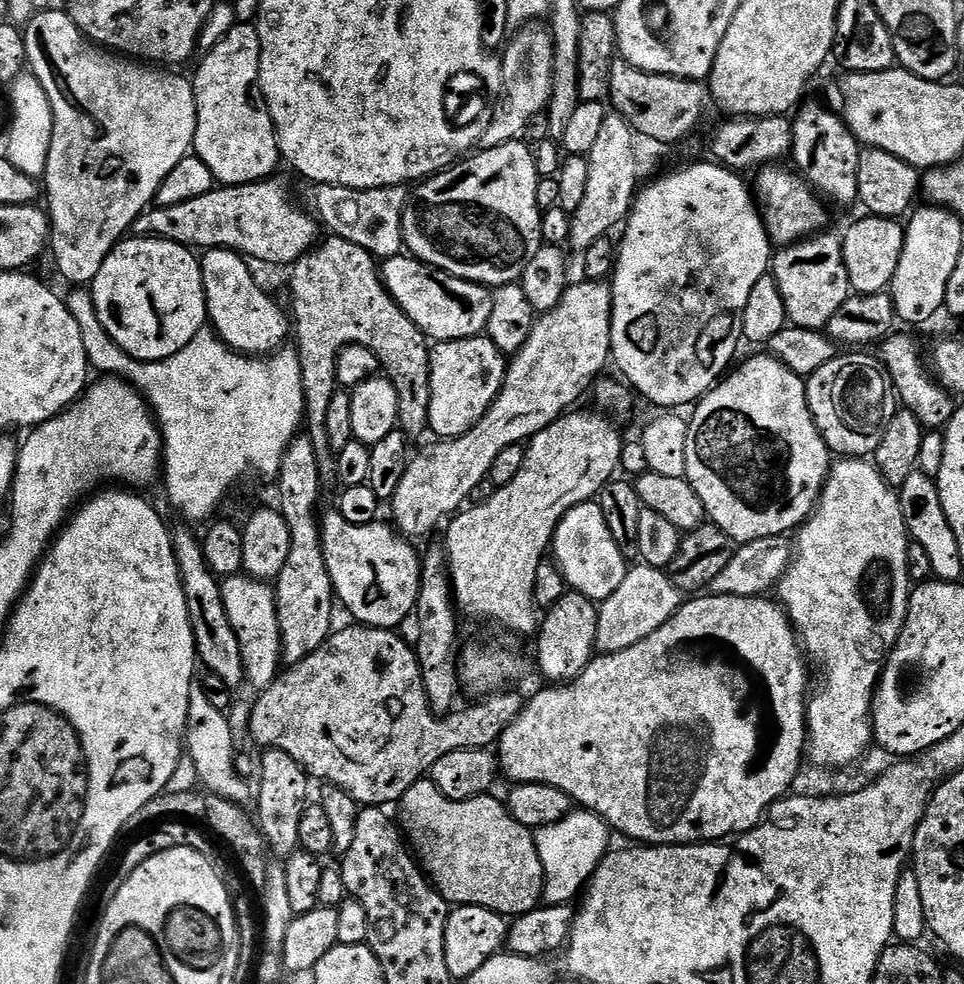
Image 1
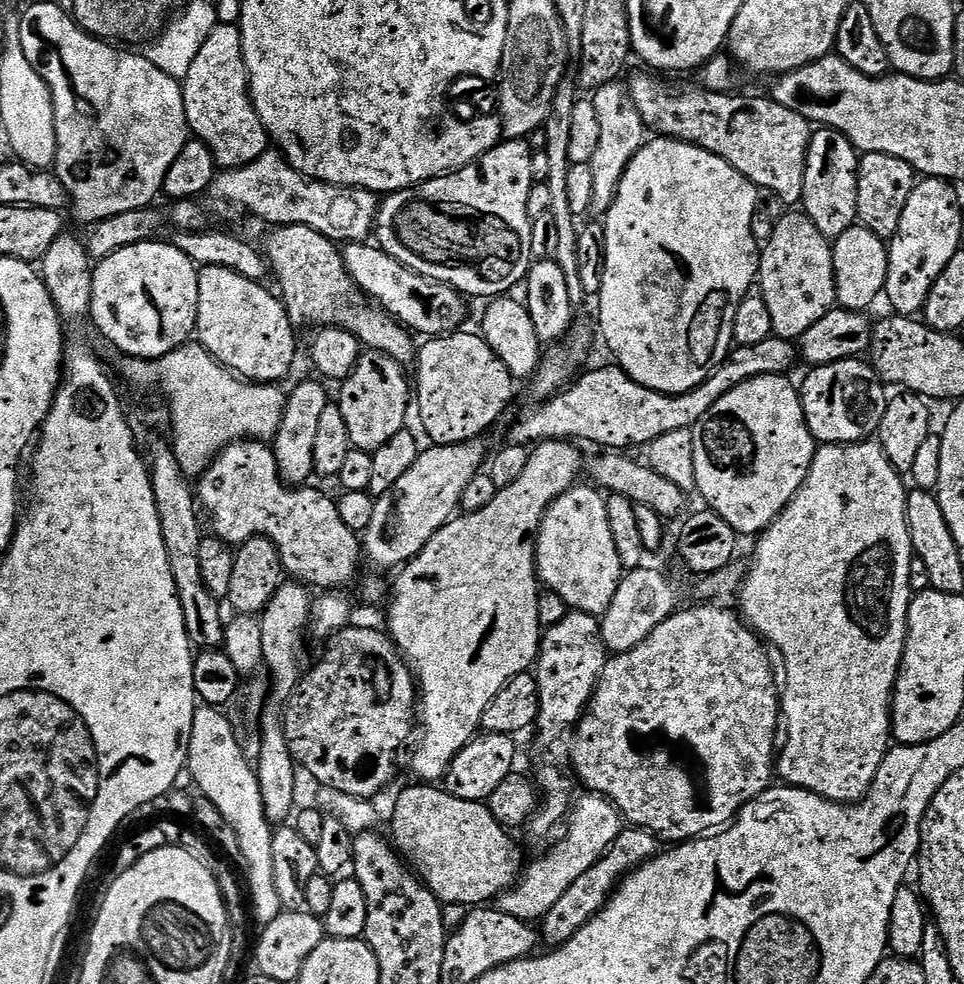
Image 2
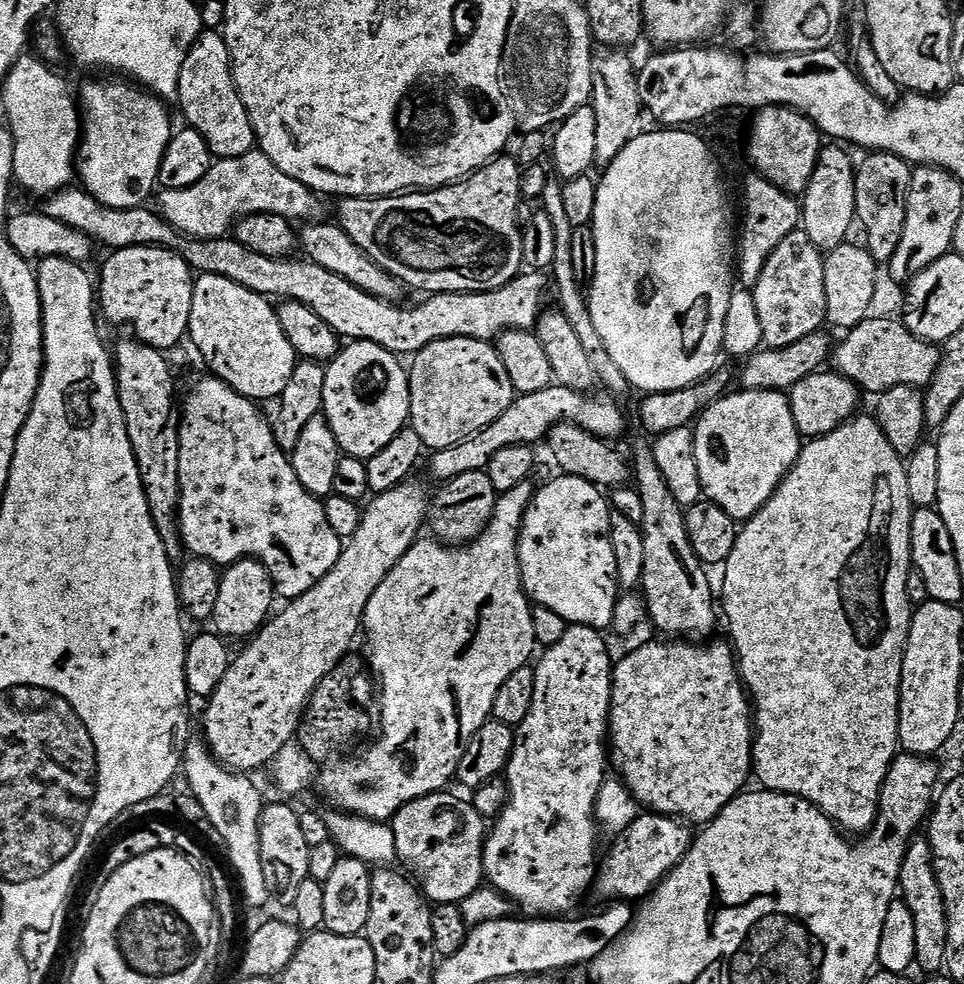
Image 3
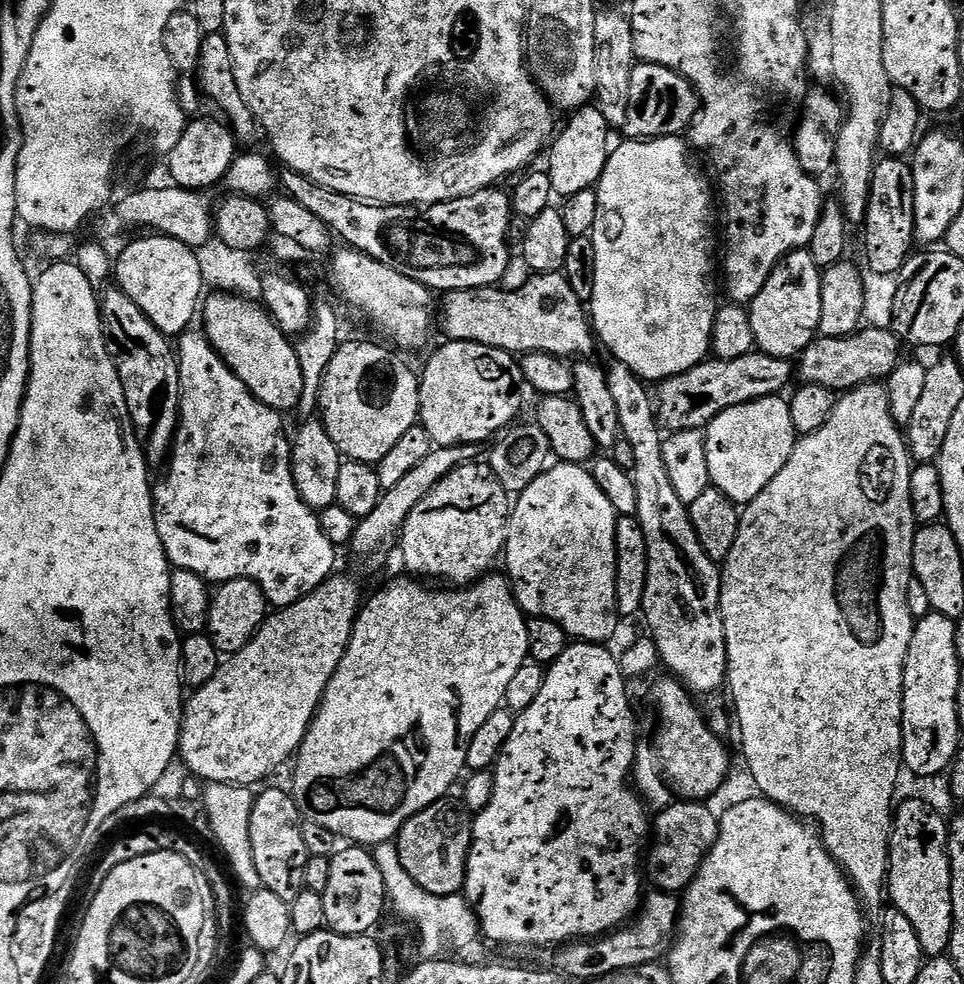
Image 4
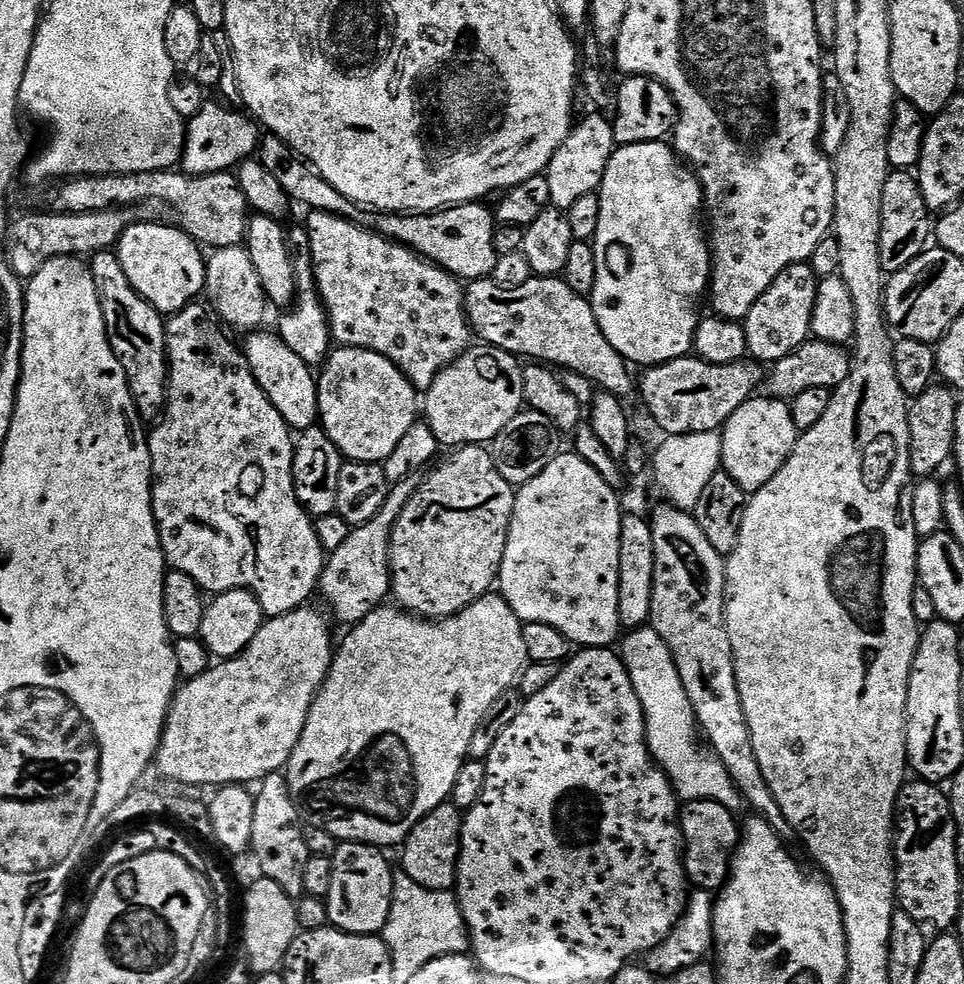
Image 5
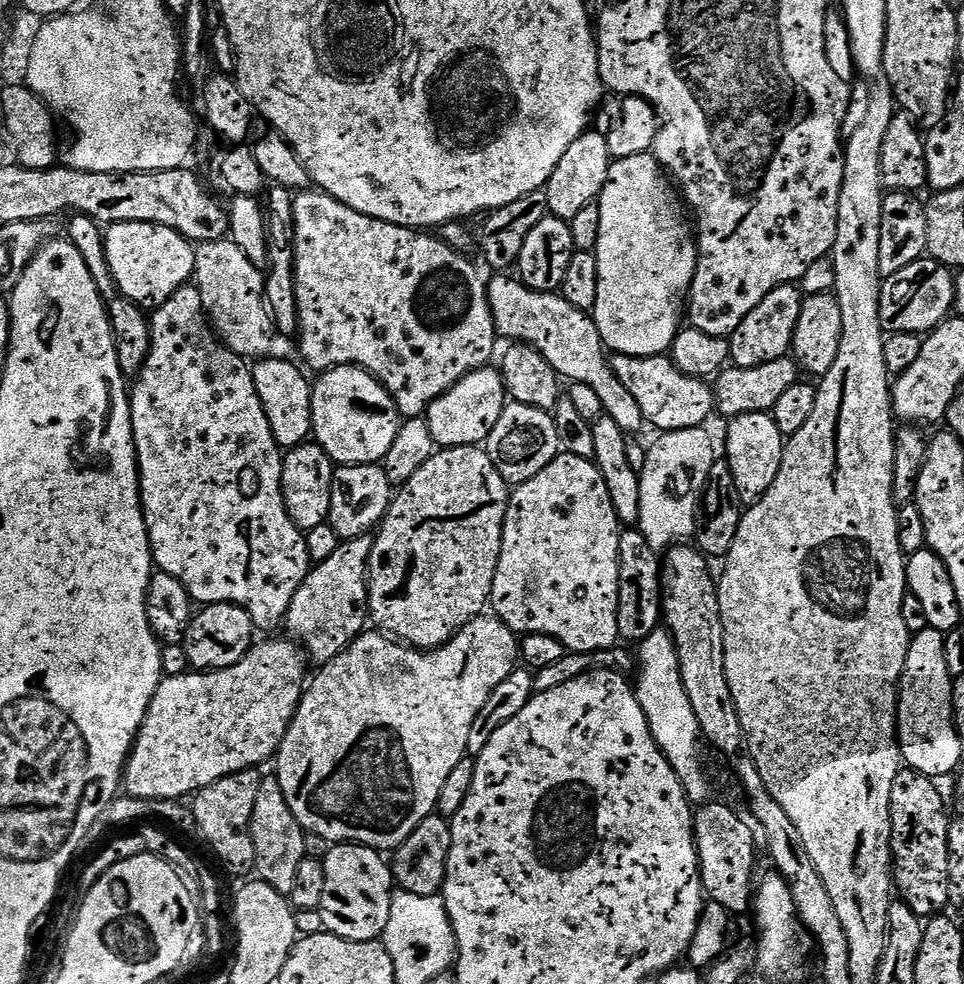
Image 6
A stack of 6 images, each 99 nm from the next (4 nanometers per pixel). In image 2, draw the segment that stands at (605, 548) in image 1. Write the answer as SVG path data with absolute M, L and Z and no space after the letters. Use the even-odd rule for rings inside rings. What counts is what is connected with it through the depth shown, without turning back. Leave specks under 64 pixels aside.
M573 486L562 493L544 513L540 527L534 536L536 571L539 583L547 591L549 588L550 591L557 592L569 604L567 606L569 609L588 612L600 618L610 606L610 602L614 602L614 594L622 579L620 552L616 549L616 536L612 533L614 521L608 516L605 497L595 487L592 487L593 489L580 487Z

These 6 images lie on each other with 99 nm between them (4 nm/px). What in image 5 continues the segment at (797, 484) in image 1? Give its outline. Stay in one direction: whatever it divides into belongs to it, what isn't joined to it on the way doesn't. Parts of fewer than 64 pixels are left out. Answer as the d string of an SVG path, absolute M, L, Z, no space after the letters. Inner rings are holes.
M753 398L738 406L738 410L734 410L734 414L730 414L724 423L720 438L723 471L728 472L730 478L749 494L766 486L766 482L770 482L770 478L782 470L798 439L791 407L783 400L760 399Z

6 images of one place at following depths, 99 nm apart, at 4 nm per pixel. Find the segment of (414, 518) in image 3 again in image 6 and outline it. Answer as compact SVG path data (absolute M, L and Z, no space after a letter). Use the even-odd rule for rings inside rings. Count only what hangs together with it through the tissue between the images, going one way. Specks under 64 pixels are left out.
M268 638L265 644L257 643L255 646L248 651L245 656L242 658L242 662L238 662L234 666L230 666L229 668L223 668L222 670L218 670L217 672L206 672L203 670L192 670L189 671L187 674L182 676L165 676L163 680L160 682L160 686L156 691L154 698L150 706L148 707L148 714L144 719L144 725L140 728L139 735L136 736L136 742L132 748L132 755L129 756L128 762L126 765L126 771L124 774L123 783L126 785L126 788L129 788L131 795L135 797L137 800L180 800L181 798L188 798L191 797L193 794L200 792L206 786L210 786L214 782L218 782L222 778L226 778L230 774L238 774L239 772L246 772L249 770L256 770L259 769L261 766L259 764L264 764L273 759L276 753L280 750L280 744L284 741L284 736L288 732L288 728L292 725L292 720L296 717L296 712L300 709L300 700L303 699L304 693L306 691L306 685L309 683L310 680L310 671L308 672L308 664L310 665L309 657L306 655L306 652L303 647L299 643L293 642L291 639L288 640L272 640L276 638Z

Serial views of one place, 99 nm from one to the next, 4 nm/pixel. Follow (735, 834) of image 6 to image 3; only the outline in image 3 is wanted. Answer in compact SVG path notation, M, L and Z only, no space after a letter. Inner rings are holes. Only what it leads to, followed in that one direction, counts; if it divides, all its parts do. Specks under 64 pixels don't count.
M659 814L639 815L624 833L617 837L617 842L608 856L603 857L599 865L593 891L609 900L628 902L645 899L653 889L676 868L681 858L688 853L693 842L691 829L679 819Z

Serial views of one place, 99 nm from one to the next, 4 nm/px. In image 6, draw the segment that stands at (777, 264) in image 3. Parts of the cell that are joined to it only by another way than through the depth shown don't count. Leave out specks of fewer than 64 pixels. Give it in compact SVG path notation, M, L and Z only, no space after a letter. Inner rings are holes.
M783 284L770 290L770 294L766 294L750 314L746 314L744 321L732 333L731 363L738 368L753 368L789 355L804 301L805 297L796 284Z

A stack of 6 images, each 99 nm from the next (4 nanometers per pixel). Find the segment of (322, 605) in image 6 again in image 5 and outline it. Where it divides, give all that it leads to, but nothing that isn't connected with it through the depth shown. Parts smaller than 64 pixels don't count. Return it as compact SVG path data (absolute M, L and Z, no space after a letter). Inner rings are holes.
M419 475L410 478L402 478L402 482L391 485L388 496L382 502L381 508L369 521L353 527L350 538L338 546L324 562L324 573L320 575L318 596L332 607L331 615L341 620L347 626L355 626L360 623L366 614L370 614L375 608L389 599L392 586L392 571L388 565L390 558L390 538L392 527L398 522L406 502L420 489L421 477Z

